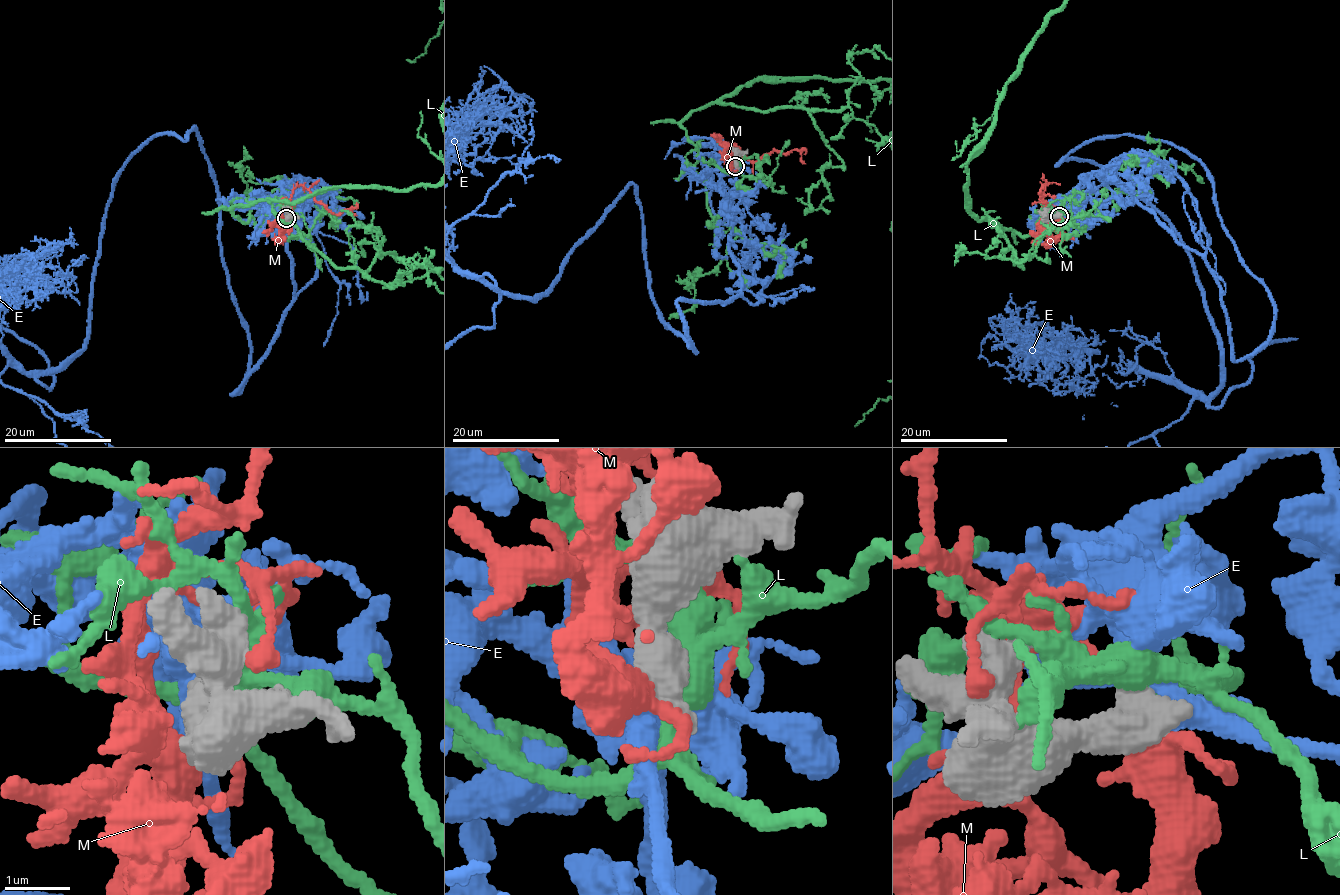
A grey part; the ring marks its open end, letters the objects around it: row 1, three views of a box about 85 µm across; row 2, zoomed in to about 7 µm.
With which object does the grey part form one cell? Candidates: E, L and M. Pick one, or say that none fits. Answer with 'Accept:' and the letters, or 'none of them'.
Accept: E

